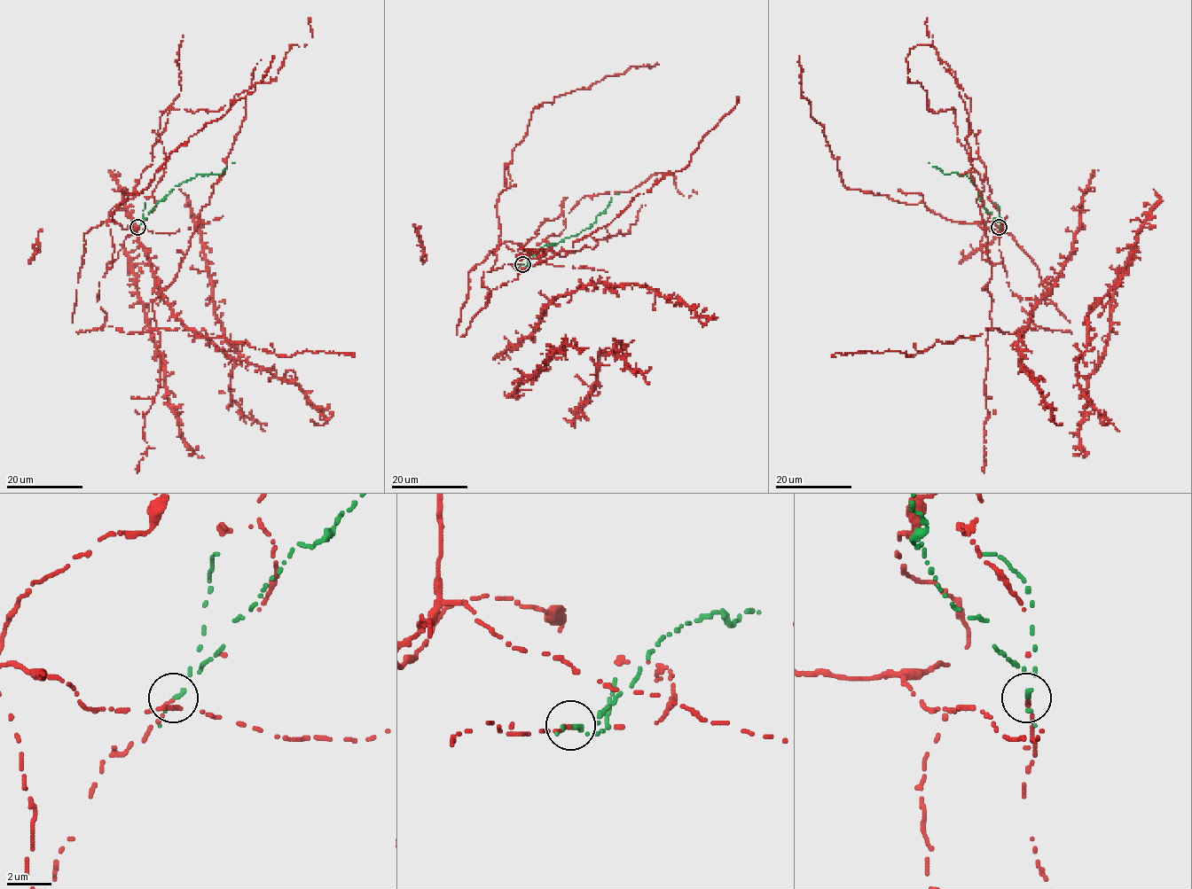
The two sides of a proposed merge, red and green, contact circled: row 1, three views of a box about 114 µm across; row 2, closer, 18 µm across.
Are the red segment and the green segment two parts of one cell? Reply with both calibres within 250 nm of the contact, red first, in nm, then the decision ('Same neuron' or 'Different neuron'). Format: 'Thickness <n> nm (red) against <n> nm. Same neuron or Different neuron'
Thickness 170 nm (red) against 260 nm. Different neuron

